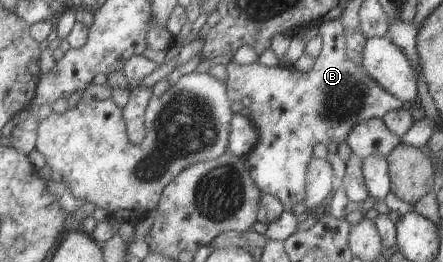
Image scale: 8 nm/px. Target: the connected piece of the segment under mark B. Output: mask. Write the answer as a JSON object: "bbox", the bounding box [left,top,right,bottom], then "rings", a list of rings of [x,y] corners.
{"bbox":[226,19,404,211],"rings":[[[340,19],[322,22],[320,37],[321,49],[314,59],[312,68],[301,73],[290,64],[265,67],[258,62],[238,64],[229,61],[226,64],[226,90],[229,97],[243,98],[249,109],[249,117],[257,130],[257,141],[252,150],[245,154],[244,160],[253,183],[261,193],[274,196],[280,201],[284,211],[291,211],[295,204],[302,204],[306,198],[305,170],[316,142],[327,144],[332,139],[336,143],[344,141],[352,126],[371,118],[380,119],[389,110],[404,107],[404,103],[385,90],[382,90],[360,65],[355,65],[345,53],[345,38]]]}

